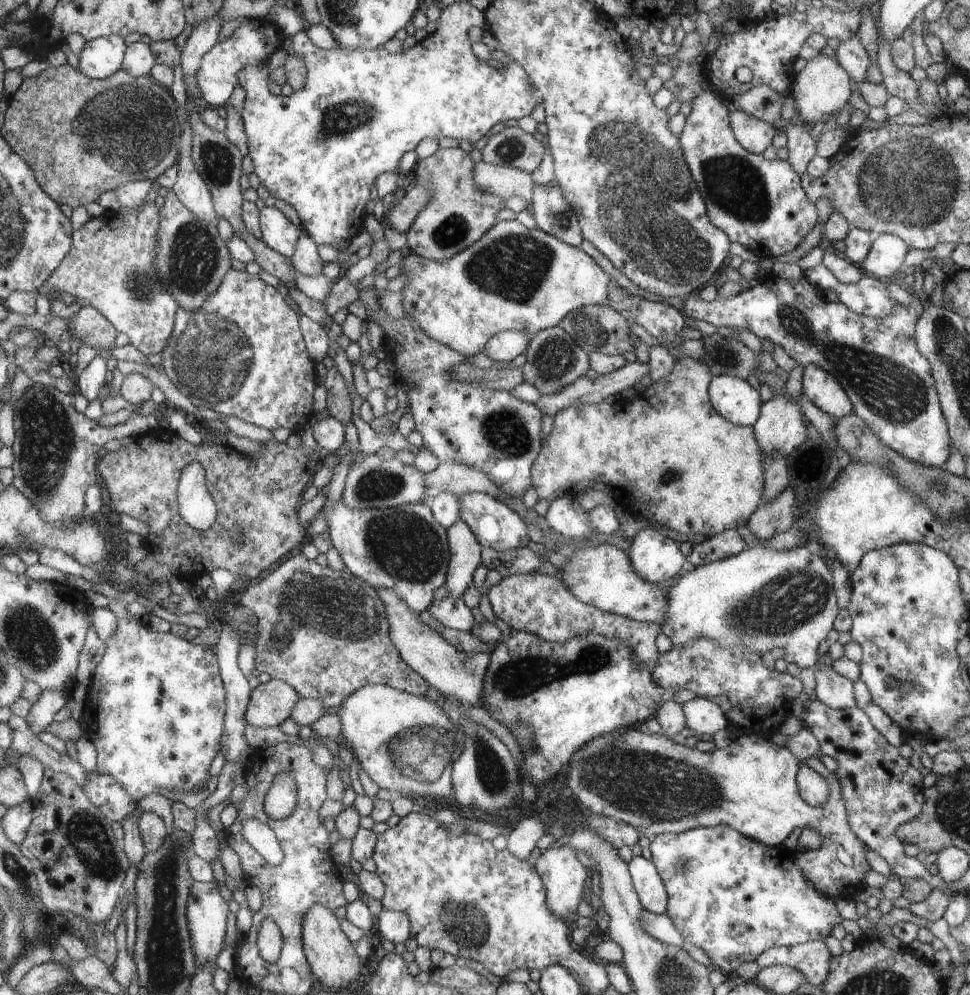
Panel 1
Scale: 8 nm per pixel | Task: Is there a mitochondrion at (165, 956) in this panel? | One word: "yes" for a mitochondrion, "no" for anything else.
yes

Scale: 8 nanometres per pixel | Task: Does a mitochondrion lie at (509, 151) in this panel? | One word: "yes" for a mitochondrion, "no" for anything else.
yes

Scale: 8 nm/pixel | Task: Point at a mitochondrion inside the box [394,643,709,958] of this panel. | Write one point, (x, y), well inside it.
(462, 920)

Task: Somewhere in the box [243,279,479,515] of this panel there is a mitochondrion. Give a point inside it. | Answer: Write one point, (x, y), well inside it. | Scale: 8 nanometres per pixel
(379, 484)

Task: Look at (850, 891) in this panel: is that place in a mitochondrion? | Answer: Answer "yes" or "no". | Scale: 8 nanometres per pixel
no

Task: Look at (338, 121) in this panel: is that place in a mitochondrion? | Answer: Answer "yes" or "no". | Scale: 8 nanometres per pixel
yes

